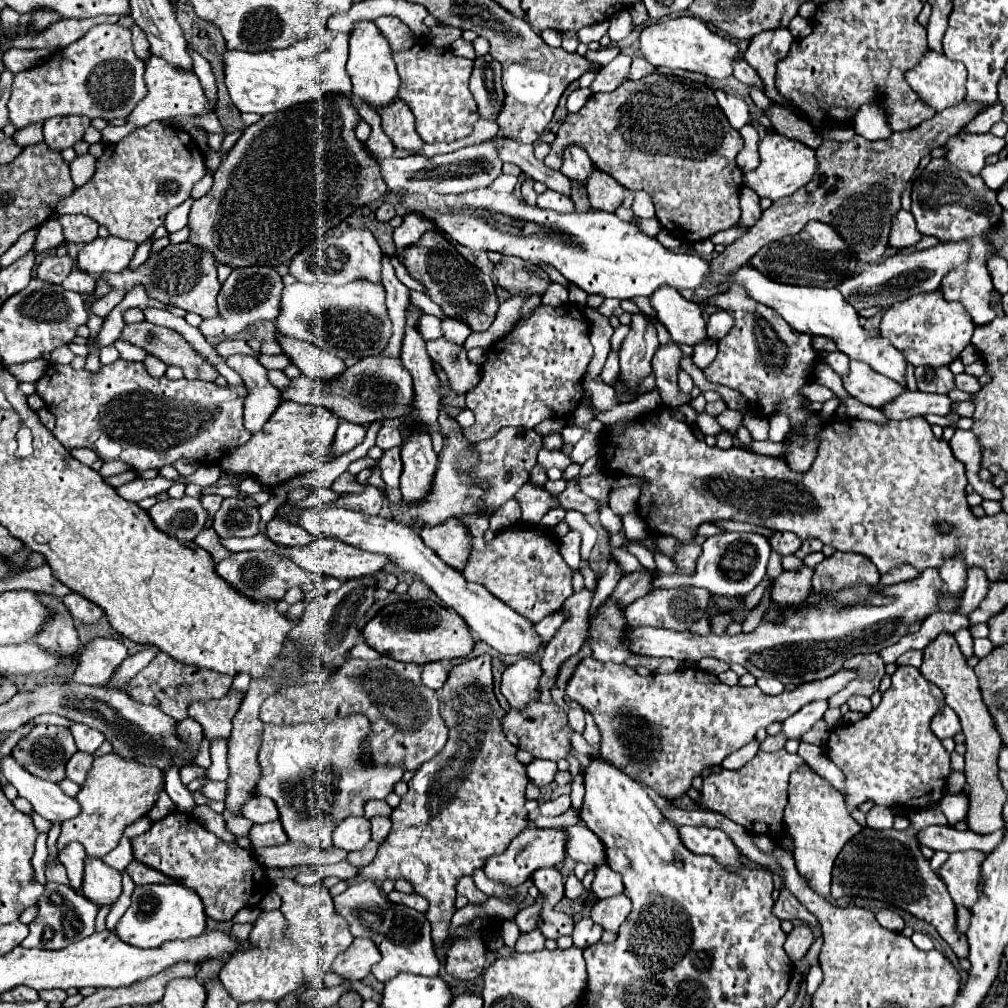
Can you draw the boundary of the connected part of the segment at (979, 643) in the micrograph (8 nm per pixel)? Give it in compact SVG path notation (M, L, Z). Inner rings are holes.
M975 638L974 639L974 654L979 659L988 655L994 648L994 645L989 638Z

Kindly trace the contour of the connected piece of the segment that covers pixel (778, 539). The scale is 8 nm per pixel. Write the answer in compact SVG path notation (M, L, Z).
M776 532L770 538L770 544L780 556L786 556L786 554L794 554L800 548L802 540L798 540L798 536L794 536L792 532Z

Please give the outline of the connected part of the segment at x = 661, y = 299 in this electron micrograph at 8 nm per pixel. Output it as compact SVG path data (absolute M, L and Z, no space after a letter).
M658 288L650 296L650 302L656 308L660 322L666 326L670 338L676 344L696 346L708 340L702 308L690 300L684 300L676 288Z

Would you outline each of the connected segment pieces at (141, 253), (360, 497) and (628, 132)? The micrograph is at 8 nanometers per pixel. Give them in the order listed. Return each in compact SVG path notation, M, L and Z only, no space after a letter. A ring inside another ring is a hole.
M146 240L144 244L138 244L138 250L136 250L136 254L134 254L132 262L130 262L130 268L138 268L140 264L146 262L148 252L150 252L150 246L152 246L152 240Z
M362 470L358 474L358 480L366 486L364 494L342 494L340 500L328 504L328 506L336 506L336 508L348 508L348 510L356 510L356 512L364 512L364 514L378 514L380 508L386 502L386 494L382 492L382 488L374 488L372 484L366 484L366 480L370 478L370 470Z
M650 74L650 76L644 76L642 80L636 80L636 82L624 82L620 84L614 92L610 94L592 94L590 100L582 106L580 112L576 114L568 114L568 118L564 120L564 124L560 126L558 134L556 134L556 140L550 144L550 154L546 156L544 164L548 168L554 168L554 170L560 170L562 166L562 154L564 150L570 146L570 144L578 144L580 148L584 148L594 164L594 168L600 168L602 172L610 174L618 184L622 184L624 188L628 190L644 190L650 194L652 202L654 202L654 208L656 208L656 218L660 220L662 228L668 230L672 236L676 236L678 240L682 242L698 242L698 240L706 240L710 236L714 236L716 232L720 230L726 230L726 228L732 228L736 226L738 218L740 218L740 190L742 190L742 170L738 168L736 164L736 154L744 148L744 142L742 142L742 136L738 130L734 130L730 126L730 122L726 120L724 112L718 108L718 102L716 102L716 96L714 96L714 90L708 88L706 84L702 82L696 82L696 84L688 84L684 80L680 80L678 76L664 76L664 74Z

